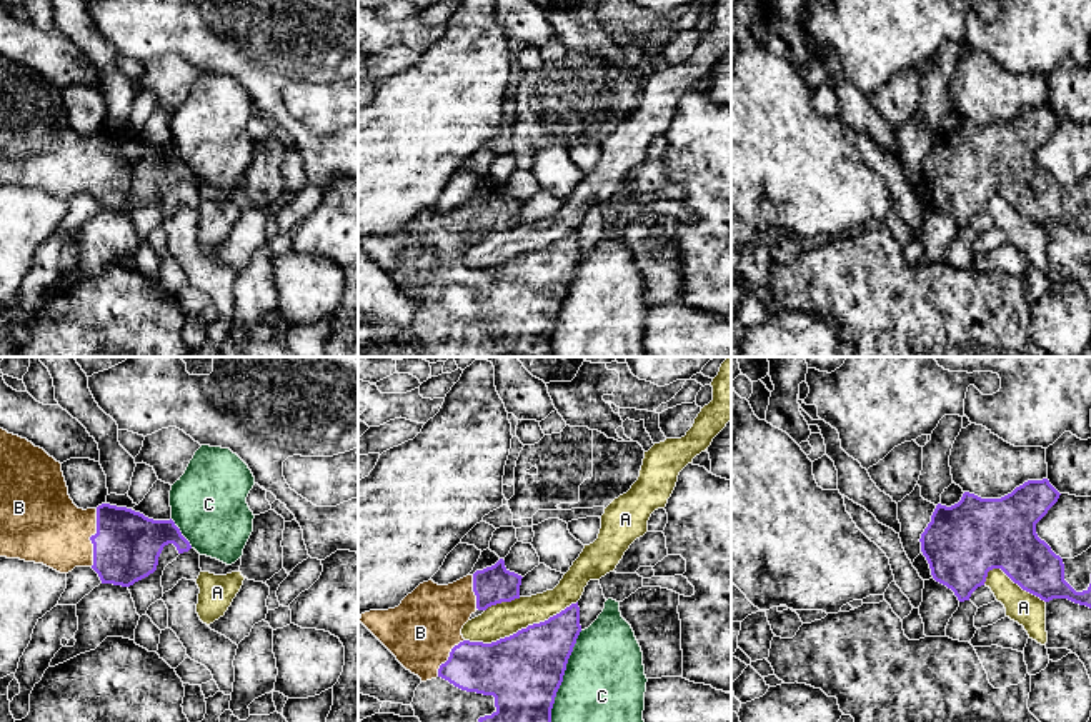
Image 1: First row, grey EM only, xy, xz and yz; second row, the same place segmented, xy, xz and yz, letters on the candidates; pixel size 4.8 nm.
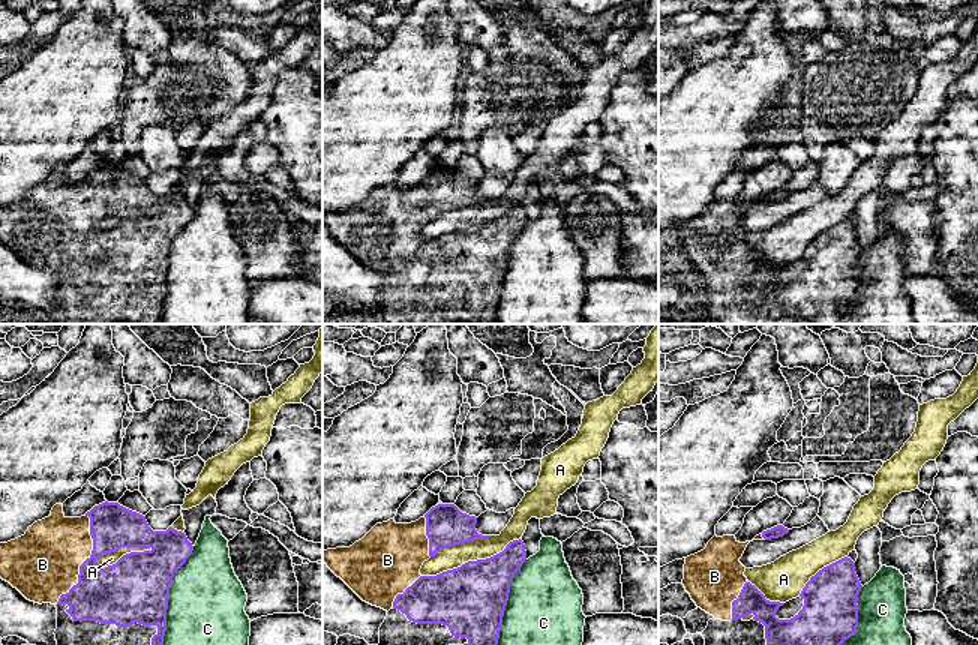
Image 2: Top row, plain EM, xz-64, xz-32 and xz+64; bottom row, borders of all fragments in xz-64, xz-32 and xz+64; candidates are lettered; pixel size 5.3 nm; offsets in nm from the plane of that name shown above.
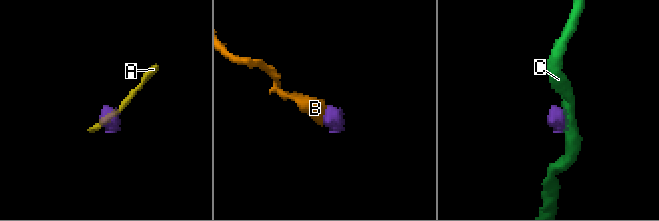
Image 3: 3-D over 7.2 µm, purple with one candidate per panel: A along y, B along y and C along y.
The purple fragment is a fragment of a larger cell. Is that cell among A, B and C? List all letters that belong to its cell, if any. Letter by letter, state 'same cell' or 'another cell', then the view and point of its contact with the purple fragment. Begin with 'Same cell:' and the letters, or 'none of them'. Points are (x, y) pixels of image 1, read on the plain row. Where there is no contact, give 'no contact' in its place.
Same cell: B
A: another cell | xz (522, 255)
B: same cell | xy (90, 164)
C: another cell | xz (562, 307)

